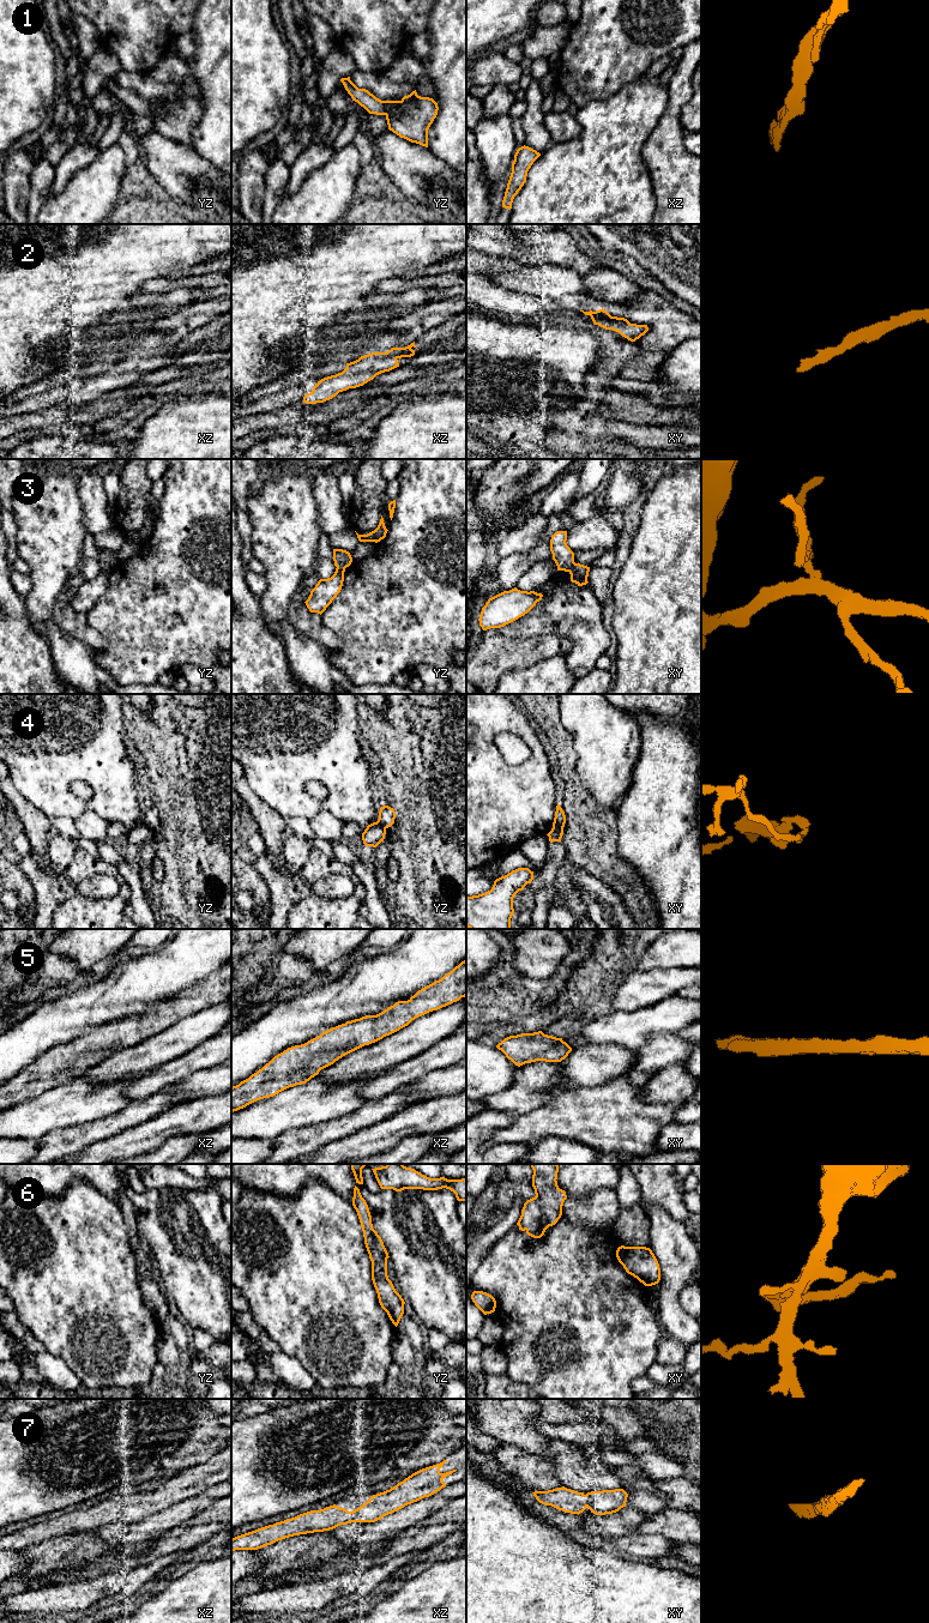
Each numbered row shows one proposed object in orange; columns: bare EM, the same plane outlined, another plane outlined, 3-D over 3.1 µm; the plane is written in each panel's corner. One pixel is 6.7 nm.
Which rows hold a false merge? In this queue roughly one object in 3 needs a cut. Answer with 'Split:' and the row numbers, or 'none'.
Split: 3, 4

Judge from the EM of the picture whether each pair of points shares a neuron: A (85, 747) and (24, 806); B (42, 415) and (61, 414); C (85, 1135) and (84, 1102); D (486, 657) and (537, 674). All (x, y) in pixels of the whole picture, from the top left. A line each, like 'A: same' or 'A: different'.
A: different
B: same
C: different
D: different

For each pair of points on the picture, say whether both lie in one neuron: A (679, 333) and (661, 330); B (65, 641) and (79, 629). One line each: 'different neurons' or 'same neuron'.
A: same neuron
B: different neurons

